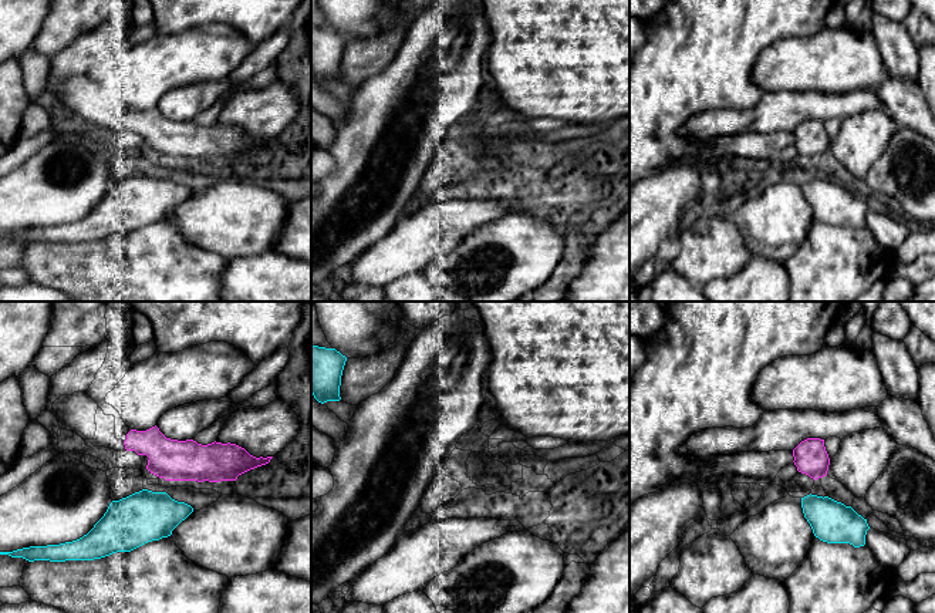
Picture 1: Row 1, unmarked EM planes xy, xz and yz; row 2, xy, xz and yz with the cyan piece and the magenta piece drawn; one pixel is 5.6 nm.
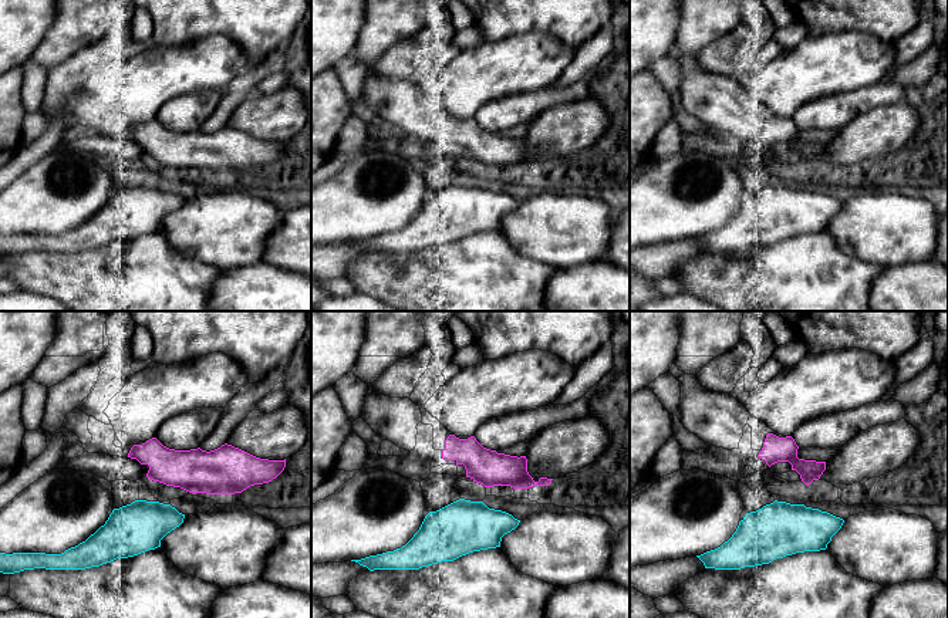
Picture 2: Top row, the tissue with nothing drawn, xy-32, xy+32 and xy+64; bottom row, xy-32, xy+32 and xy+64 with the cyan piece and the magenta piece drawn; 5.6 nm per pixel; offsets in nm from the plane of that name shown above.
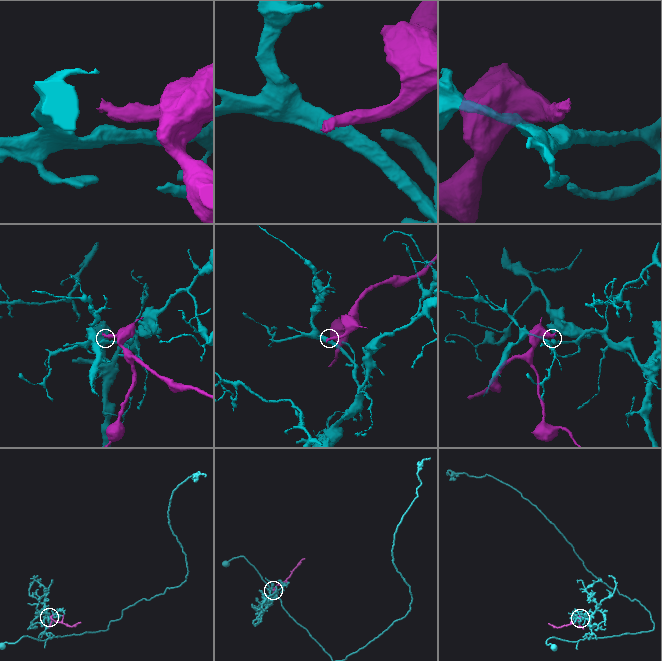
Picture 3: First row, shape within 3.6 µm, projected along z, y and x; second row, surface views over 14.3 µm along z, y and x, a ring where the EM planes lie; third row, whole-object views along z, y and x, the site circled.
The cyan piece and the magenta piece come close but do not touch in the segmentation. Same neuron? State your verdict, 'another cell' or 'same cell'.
another cell

